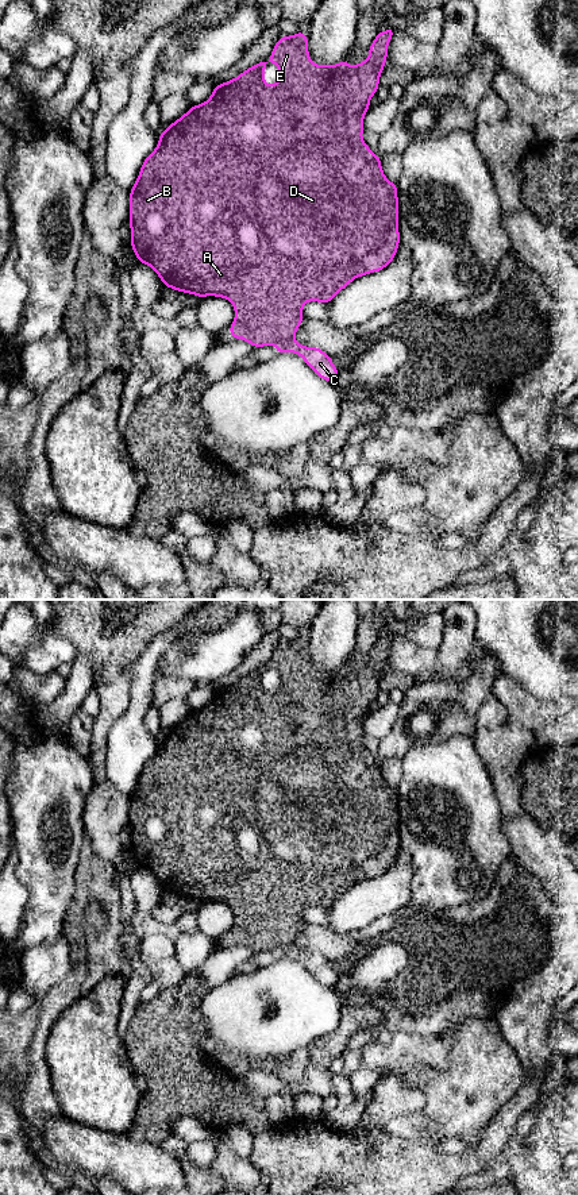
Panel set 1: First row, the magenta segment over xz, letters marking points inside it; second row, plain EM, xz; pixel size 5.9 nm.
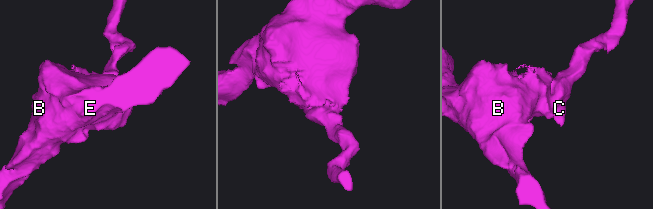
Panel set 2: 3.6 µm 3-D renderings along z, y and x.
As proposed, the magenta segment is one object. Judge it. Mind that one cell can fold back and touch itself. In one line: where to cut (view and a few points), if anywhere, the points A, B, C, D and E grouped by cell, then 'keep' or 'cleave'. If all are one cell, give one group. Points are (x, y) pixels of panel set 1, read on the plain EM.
xz (293, 943), (277, 949) | A B D E / C | cleave

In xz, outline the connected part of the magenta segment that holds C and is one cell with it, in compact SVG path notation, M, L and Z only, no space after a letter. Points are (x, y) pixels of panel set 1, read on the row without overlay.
M292 944L278 948L275 957L278 960L282 957L297 959L315 976L317 982L332 988L336 986L339 974L332 968L331 961L319 952L307 952Z

